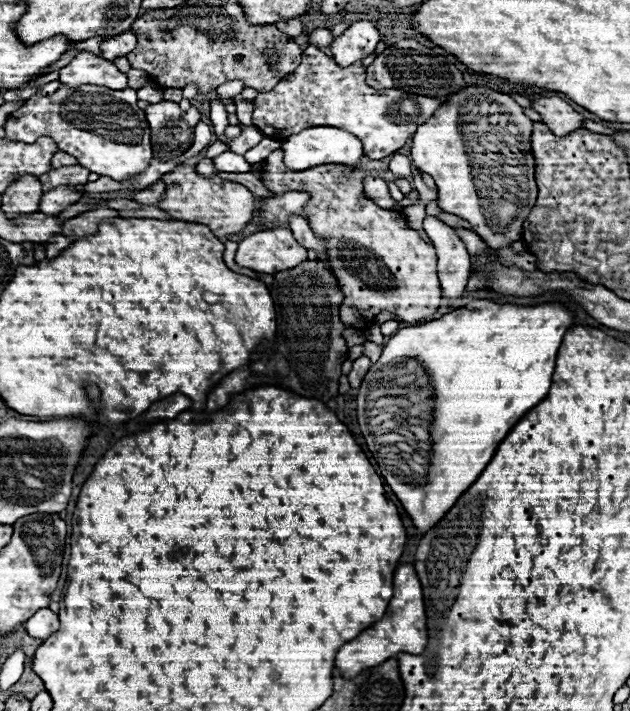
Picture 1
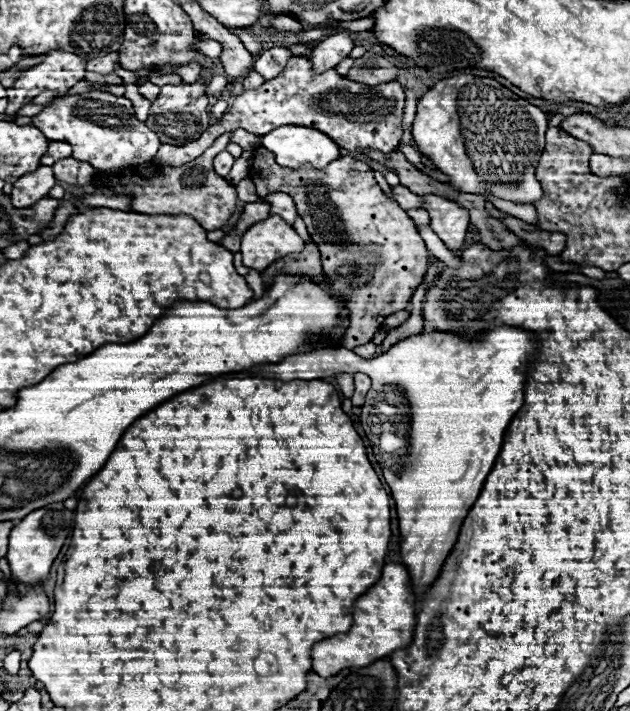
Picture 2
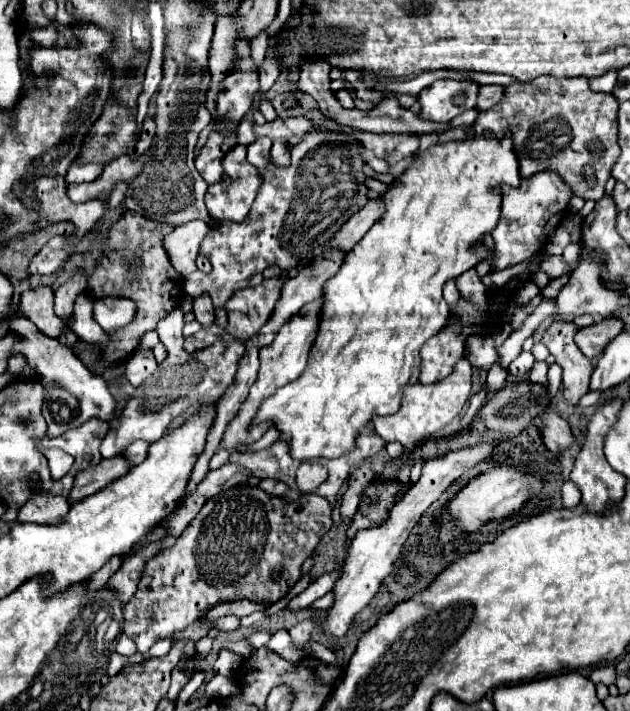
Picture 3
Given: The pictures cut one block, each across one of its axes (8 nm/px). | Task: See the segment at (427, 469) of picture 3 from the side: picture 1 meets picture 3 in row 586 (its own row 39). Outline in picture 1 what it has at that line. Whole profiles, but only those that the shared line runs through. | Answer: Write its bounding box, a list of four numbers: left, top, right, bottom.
[330,20,380,66]

